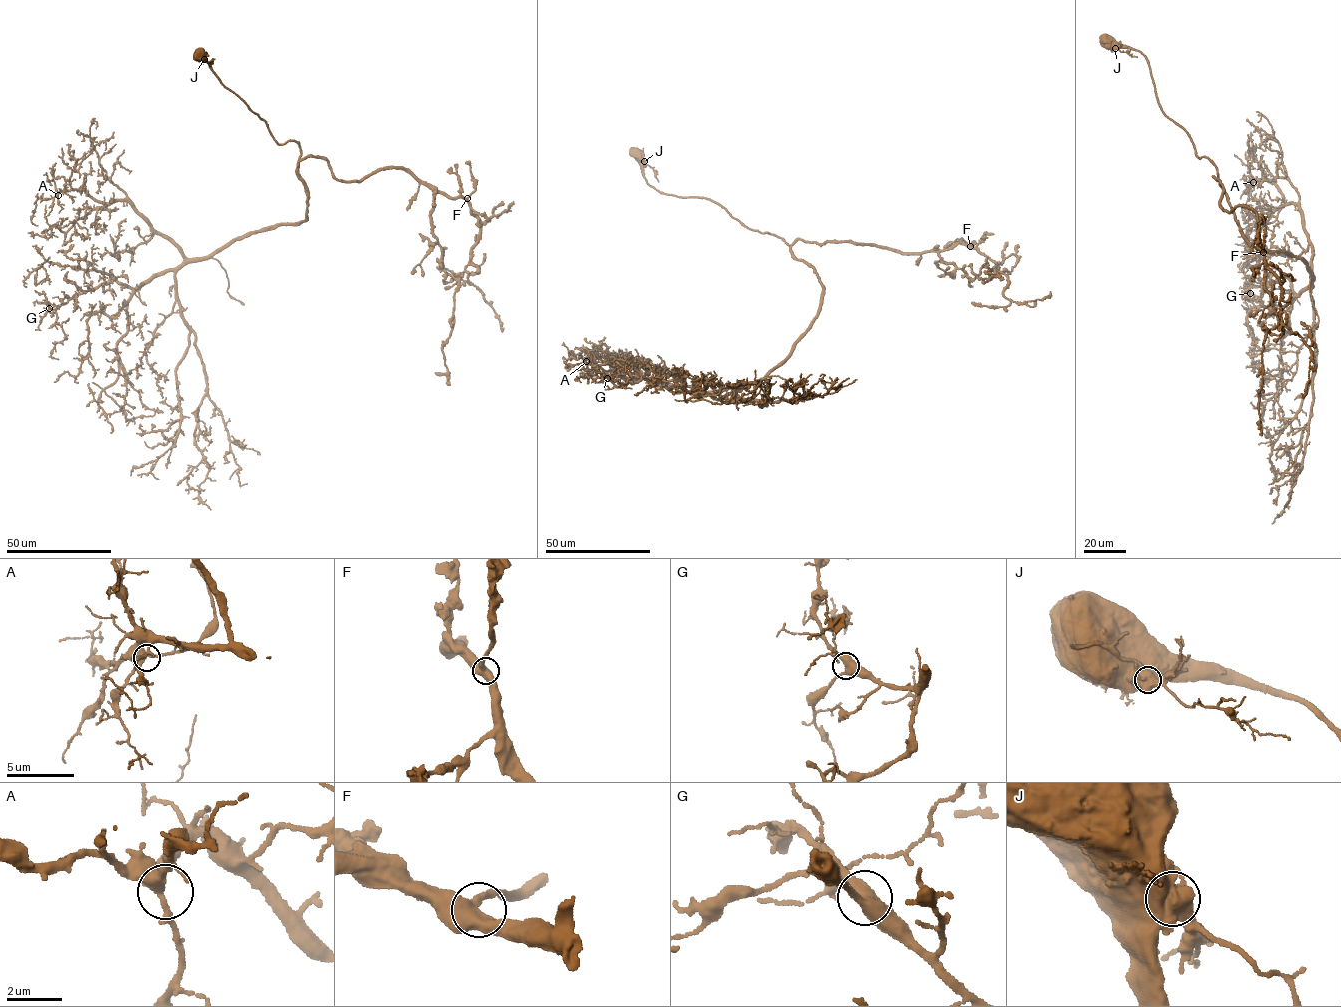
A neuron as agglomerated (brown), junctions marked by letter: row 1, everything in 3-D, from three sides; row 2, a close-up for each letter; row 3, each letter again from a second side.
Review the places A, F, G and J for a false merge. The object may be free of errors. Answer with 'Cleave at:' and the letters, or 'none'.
Cleave at: J

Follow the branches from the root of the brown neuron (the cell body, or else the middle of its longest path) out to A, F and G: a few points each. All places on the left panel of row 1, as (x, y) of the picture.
A: (200, 56), (278, 144), (300, 146), (305, 219), (187, 259), (128, 202), (99, 203), (82, 190), (58, 195)
F: (200, 56), (278, 144), (296, 142), (300, 159), (324, 157), (337, 180), (399, 167), (467, 198)
G: (200, 56), (278, 144), (300, 146), (306, 219), (252, 231), (136, 287), (112, 277), (49, 308)

